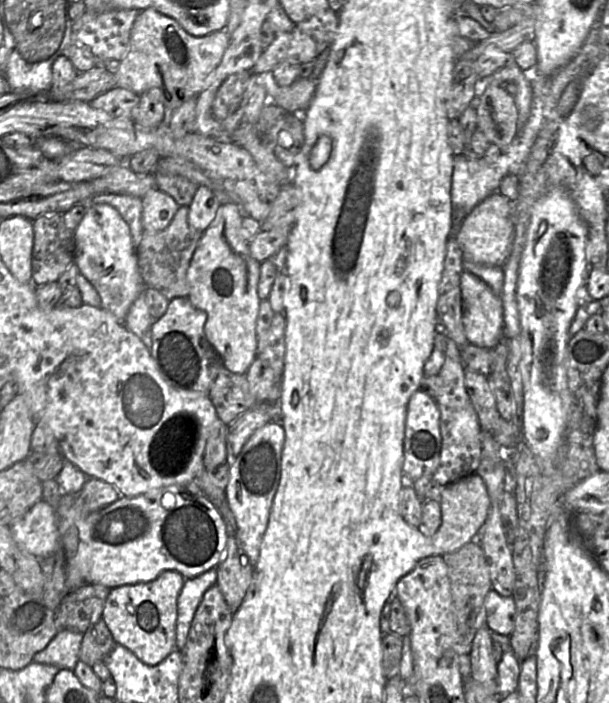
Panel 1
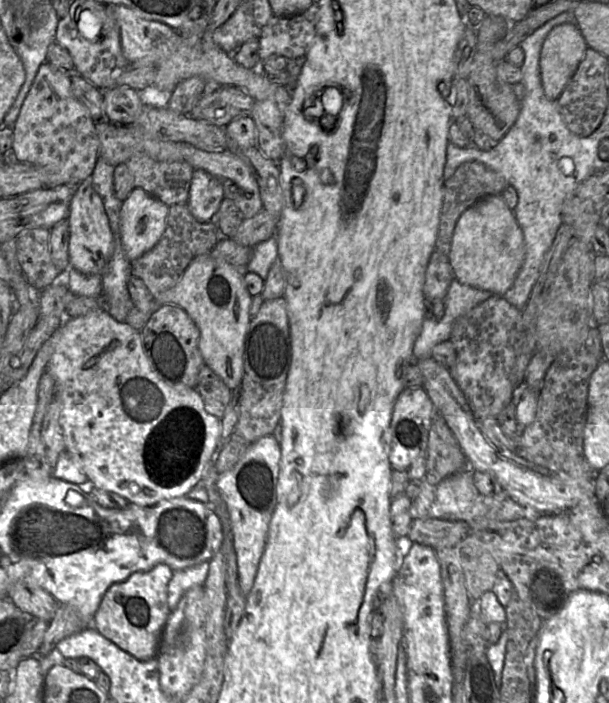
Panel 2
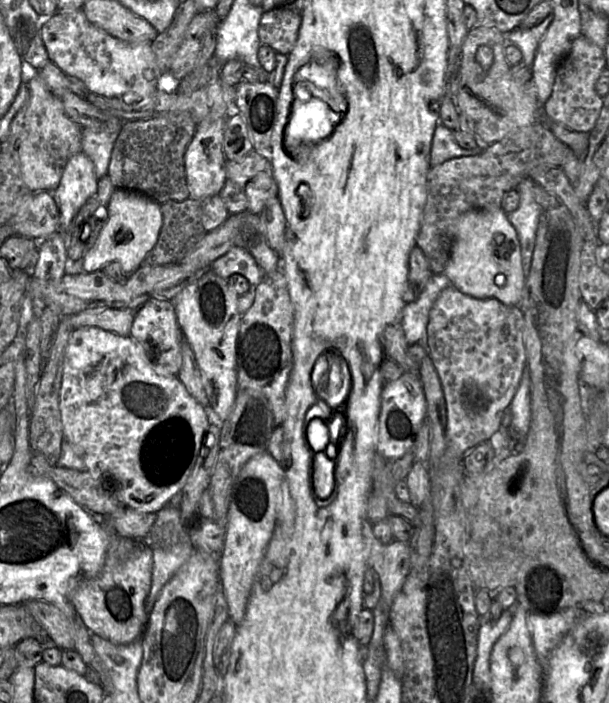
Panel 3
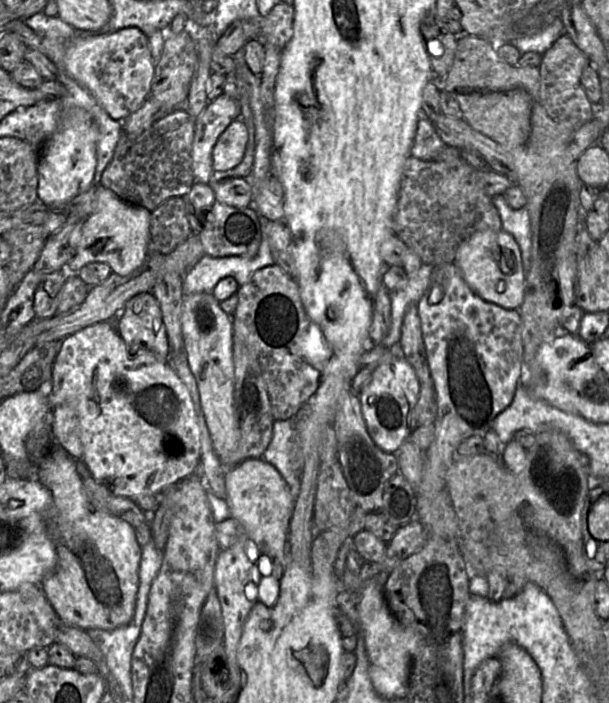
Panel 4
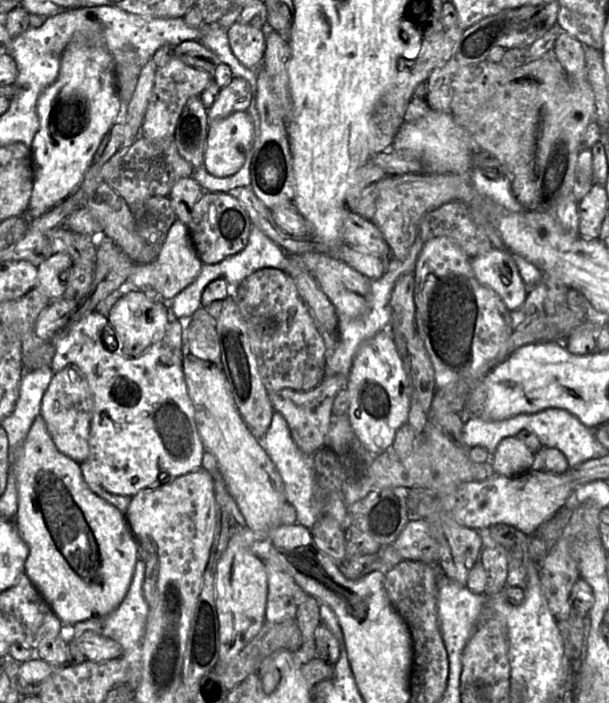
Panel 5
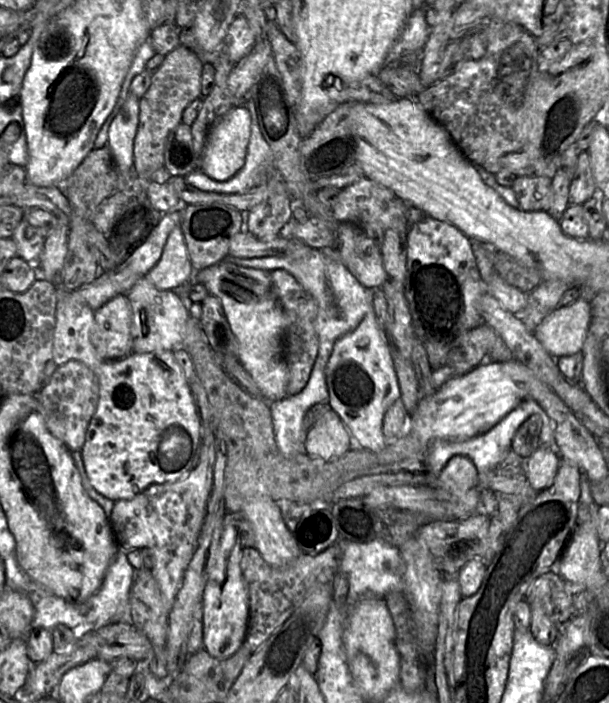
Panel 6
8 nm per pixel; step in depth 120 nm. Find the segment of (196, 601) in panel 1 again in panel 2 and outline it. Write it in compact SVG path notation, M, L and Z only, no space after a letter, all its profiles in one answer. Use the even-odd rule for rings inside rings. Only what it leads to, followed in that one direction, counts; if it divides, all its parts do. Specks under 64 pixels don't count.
M203 562L182 570L173 571L167 587L167 601L170 610L176 608L181 597L191 588L204 585L209 563Z

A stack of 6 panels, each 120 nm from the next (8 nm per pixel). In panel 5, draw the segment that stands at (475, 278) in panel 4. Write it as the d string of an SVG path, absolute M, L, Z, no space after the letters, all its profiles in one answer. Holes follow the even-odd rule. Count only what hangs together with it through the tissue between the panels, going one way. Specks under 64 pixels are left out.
M491 249L478 257L471 257L476 279L491 288L509 311L521 308L527 298L528 287L510 251Z

